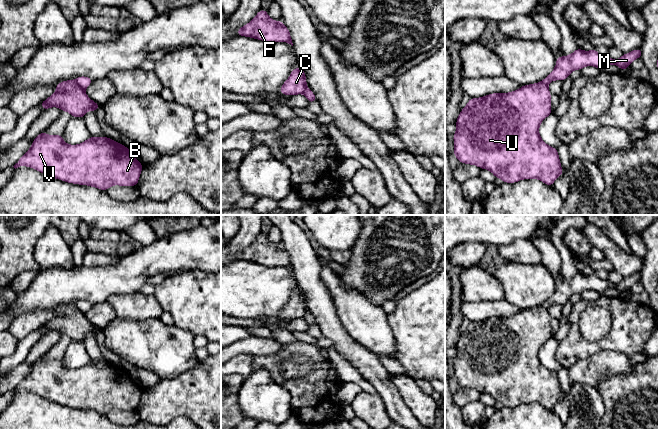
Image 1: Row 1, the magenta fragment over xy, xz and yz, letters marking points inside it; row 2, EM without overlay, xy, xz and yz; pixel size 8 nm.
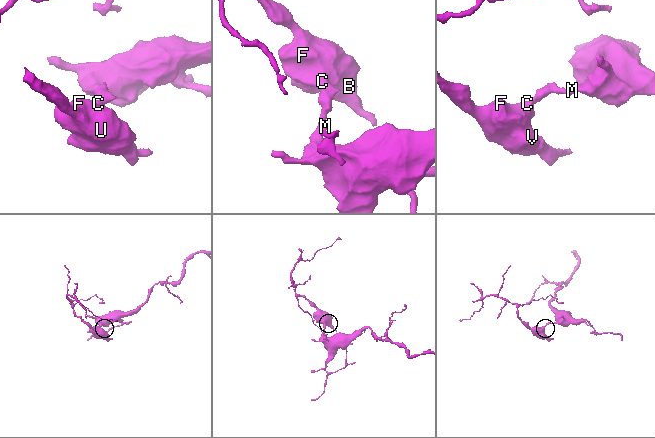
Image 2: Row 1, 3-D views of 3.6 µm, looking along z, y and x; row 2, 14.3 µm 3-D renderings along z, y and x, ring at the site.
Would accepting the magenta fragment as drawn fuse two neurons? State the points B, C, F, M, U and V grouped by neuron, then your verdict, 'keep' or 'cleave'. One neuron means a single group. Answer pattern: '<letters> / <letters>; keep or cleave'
B C F U V / M; cleave

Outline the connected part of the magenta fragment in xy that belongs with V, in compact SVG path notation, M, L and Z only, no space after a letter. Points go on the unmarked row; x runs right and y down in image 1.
M46 355L34 362L30 373L13 390L33 392L52 402L67 407L87 409L100 414L108 414L113 409L137 410L143 388L130 376L129 372L105 360L70 369L64 366L62 359L47 359Z

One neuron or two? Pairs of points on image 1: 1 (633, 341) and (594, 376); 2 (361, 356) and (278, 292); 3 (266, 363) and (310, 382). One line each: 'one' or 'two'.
1: two
2: two
3: one

